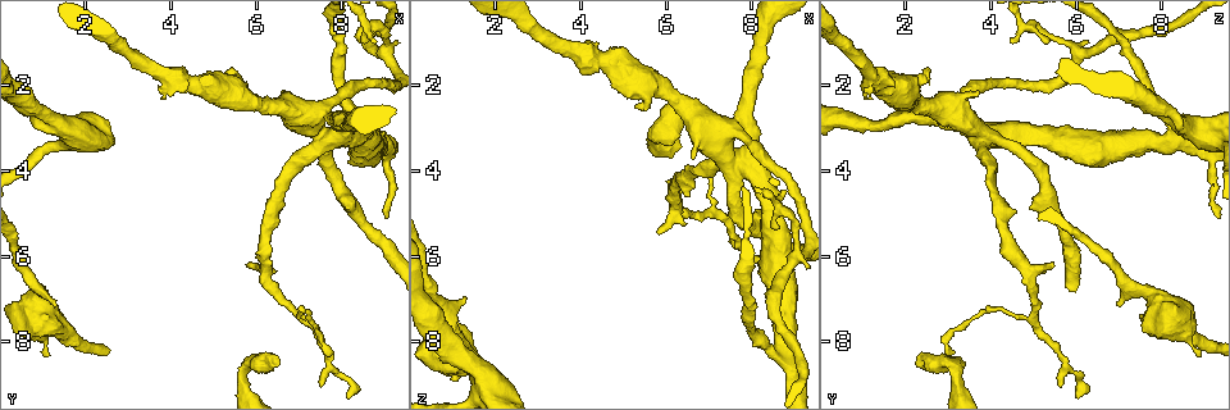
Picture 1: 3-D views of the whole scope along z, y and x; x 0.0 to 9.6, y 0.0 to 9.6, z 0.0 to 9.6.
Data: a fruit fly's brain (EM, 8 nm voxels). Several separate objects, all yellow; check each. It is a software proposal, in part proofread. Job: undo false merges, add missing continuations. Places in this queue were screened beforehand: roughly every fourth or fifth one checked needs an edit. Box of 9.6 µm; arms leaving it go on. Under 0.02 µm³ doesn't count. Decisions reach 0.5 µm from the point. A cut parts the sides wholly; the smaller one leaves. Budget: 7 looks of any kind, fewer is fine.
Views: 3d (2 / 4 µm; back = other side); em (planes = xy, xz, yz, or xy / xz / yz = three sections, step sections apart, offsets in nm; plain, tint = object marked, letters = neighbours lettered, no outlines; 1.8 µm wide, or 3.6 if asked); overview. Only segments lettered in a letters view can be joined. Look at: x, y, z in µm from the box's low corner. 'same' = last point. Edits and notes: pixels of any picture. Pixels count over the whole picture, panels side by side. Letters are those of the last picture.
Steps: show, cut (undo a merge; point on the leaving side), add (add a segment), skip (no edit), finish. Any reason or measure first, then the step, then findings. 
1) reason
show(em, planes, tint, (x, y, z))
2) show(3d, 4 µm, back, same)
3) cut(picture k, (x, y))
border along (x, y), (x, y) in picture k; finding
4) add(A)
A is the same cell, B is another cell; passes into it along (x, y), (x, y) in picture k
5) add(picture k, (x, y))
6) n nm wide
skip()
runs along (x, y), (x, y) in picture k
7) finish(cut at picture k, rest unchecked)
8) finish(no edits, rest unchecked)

end of a long branch
show(3d, 4 µm, (6.55, 8.45, 2.30))

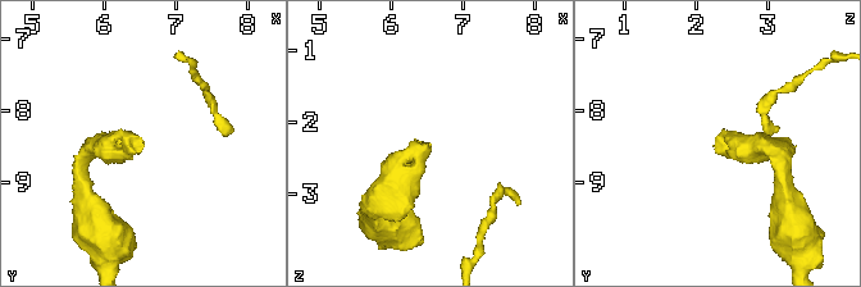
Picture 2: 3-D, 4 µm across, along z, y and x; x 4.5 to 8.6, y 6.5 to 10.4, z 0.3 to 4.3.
need the tissue
show(em, yz, step 16, tint, (6.50, 8.55, 2.35))

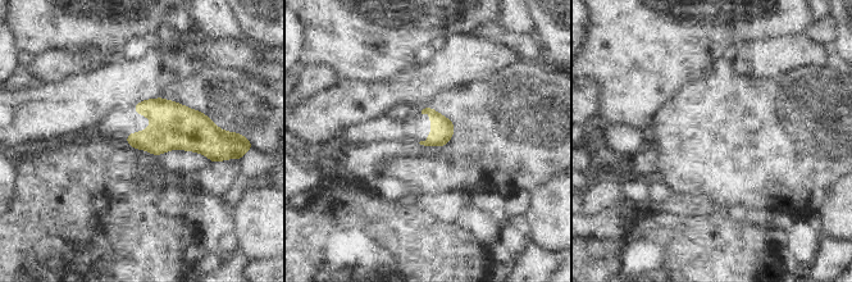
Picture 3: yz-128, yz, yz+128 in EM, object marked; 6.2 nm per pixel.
show(em, planes, letters, same)

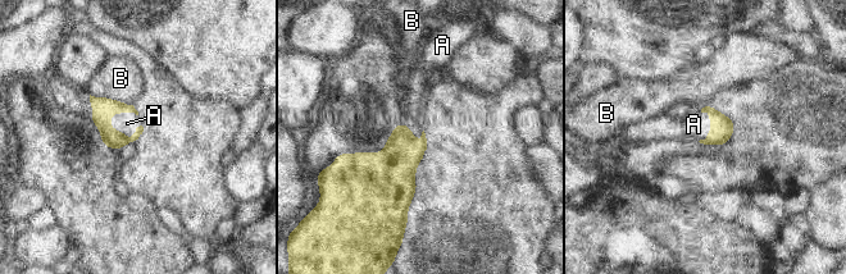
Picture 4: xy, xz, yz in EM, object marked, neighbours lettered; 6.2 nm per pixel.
add(A)
A is the same cell, B is another cell; the neuron continues

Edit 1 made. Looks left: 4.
tapers out
show(em, planes, plain, (1.20, 8.30, 8.85))

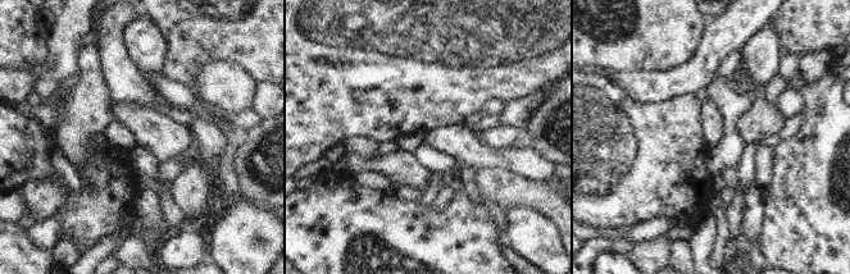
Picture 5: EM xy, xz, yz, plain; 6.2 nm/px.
show(em, planes, letters, same)

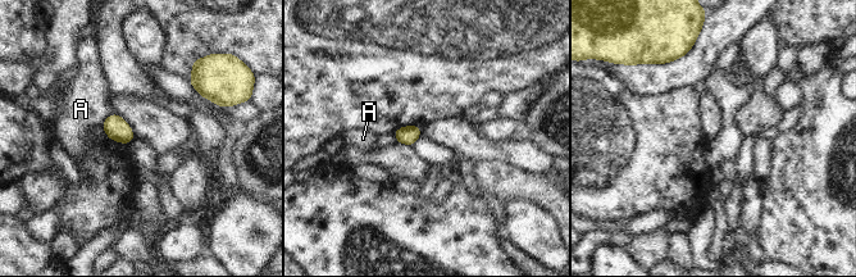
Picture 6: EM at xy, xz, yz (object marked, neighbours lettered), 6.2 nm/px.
120 nm wide
skip()
A is another cell; border along (113, 112), (100, 125) in picture 6; no lettered segment goes on from it

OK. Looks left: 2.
finish(add at picture 4, rest unchecked)

